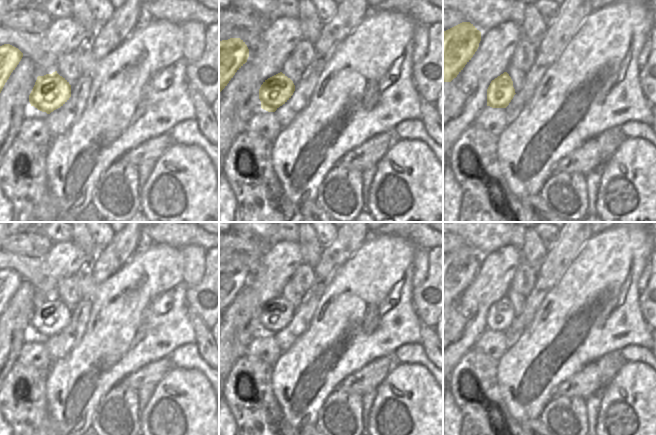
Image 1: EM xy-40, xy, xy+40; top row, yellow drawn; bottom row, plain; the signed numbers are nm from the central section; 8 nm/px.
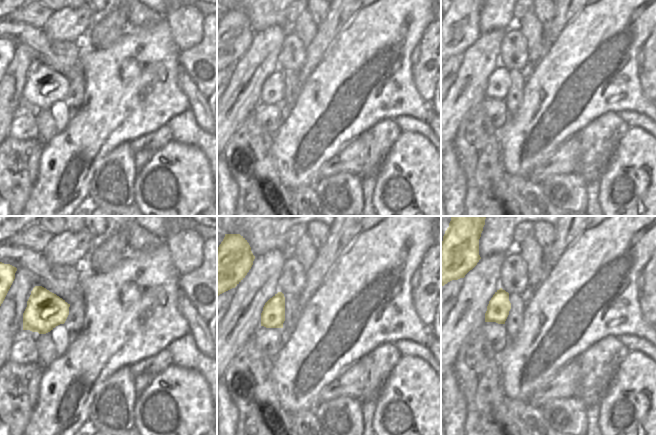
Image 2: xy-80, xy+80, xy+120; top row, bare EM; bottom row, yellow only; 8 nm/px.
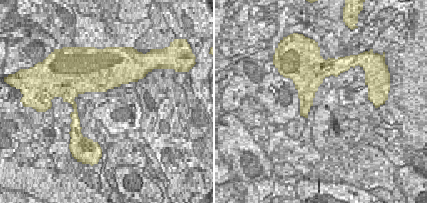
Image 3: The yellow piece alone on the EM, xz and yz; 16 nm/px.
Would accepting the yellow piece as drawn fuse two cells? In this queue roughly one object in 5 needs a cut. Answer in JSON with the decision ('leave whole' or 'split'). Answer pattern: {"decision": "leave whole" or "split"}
{"decision": "leave whole"}

